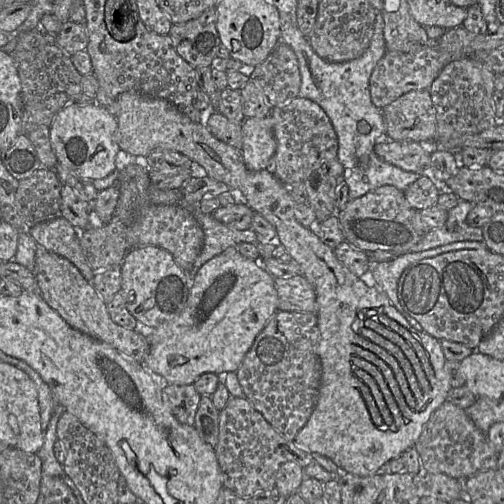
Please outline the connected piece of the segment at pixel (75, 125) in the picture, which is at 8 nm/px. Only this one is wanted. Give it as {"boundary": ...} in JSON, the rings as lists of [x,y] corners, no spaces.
{"boundary":[[[70,103],[63,107],[50,125],[50,140],[58,163],[73,170],[80,177],[88,180],[102,179],[115,169],[115,159],[121,150],[116,141],[117,118],[100,105],[79,105]]]}

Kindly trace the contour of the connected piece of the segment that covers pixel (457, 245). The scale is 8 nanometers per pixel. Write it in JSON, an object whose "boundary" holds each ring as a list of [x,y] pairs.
{"boundary":[[[484,241],[455,242],[426,251],[407,252],[404,254],[400,254],[390,261],[377,263],[372,263],[370,261],[370,269],[368,271],[371,272],[374,280],[376,281],[375,287],[379,288],[388,297],[391,304],[405,318],[409,325],[417,331],[422,331],[423,329],[421,325],[403,310],[399,302],[399,298],[397,295],[398,283],[403,271],[412,263],[420,261],[422,259],[432,258],[440,254],[452,251],[480,248],[487,248]]]}

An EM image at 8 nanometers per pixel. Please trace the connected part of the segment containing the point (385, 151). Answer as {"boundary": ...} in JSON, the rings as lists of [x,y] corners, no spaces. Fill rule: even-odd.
{"boundary":[[[386,140],[374,146],[375,154],[384,162],[405,171],[425,174],[429,170],[431,143]]]}

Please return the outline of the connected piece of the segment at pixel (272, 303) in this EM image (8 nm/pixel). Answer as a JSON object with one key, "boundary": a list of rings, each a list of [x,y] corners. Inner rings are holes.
{"boundary":[[[236,247],[227,248],[222,253],[203,264],[193,279],[185,306],[180,314],[174,319],[163,322],[154,328],[153,332],[146,337],[149,341],[150,350],[147,358],[144,361],[144,366],[150,373],[152,373],[152,375],[156,377],[158,382],[162,385],[162,391],[163,384],[190,385],[193,384],[194,381],[204,373],[218,374],[222,372],[237,371],[258,334],[263,330],[270,317],[275,312],[277,312],[278,296],[274,284],[274,279],[275,278],[272,275],[270,275],[262,268],[260,262],[253,261],[244,257],[238,252]]]}

